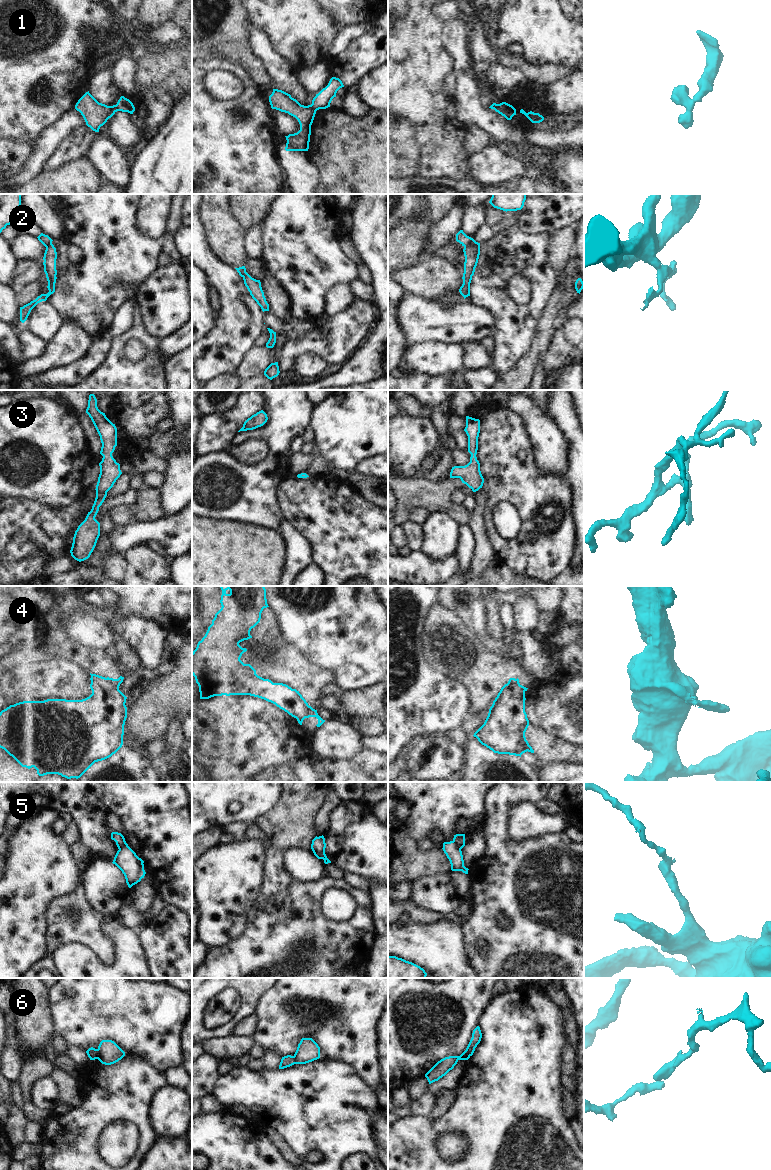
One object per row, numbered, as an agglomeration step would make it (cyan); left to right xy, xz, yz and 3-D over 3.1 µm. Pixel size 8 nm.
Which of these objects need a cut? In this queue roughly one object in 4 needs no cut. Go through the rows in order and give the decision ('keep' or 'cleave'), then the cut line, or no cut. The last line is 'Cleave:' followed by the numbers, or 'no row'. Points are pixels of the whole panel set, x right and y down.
1: cleave | xz (311, 104), (316, 110)
2: cleave | yz (474, 240), (464, 247)
3: keep | no cut
4: cleave | xz (308, 705), (309, 712), (303, 718), (297, 719)
5: cleave | xz (313, 851), (324, 853)
6: cleave | xy (98, 1049), (98, 1056), (96, 1058)
Cleave: 1, 2, 4, 5, 6

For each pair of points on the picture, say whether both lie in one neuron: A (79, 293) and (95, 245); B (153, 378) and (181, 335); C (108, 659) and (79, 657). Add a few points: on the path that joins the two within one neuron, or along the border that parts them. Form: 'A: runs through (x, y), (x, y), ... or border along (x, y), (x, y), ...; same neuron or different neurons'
A: runs through (91, 281), (95, 277), (95, 257); same neuron
B: border along (161, 339), (161, 351), (165, 359); different neurons
C: runs through (101, 659), (86, 657); same neuron

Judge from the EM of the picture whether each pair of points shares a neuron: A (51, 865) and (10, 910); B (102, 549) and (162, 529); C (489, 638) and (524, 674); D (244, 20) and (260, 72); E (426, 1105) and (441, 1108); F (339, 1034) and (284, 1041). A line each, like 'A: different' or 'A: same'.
A: same
B: same
C: different
D: same
E: different
F: same

